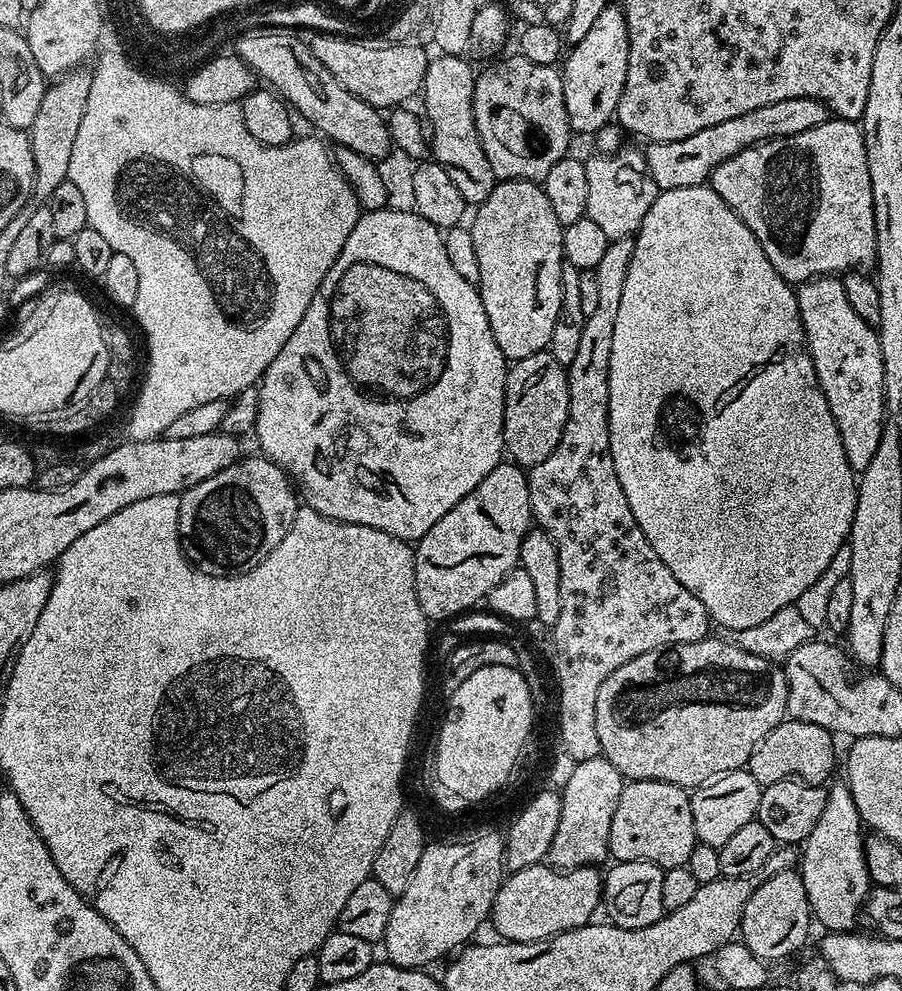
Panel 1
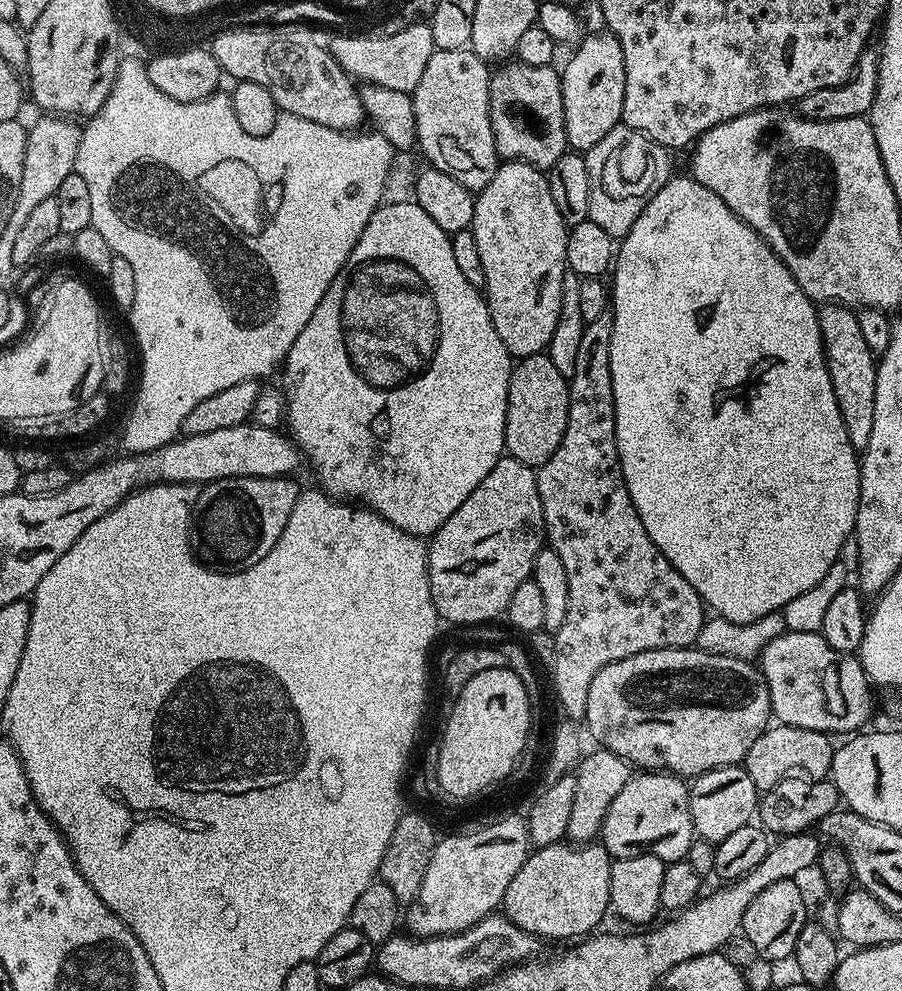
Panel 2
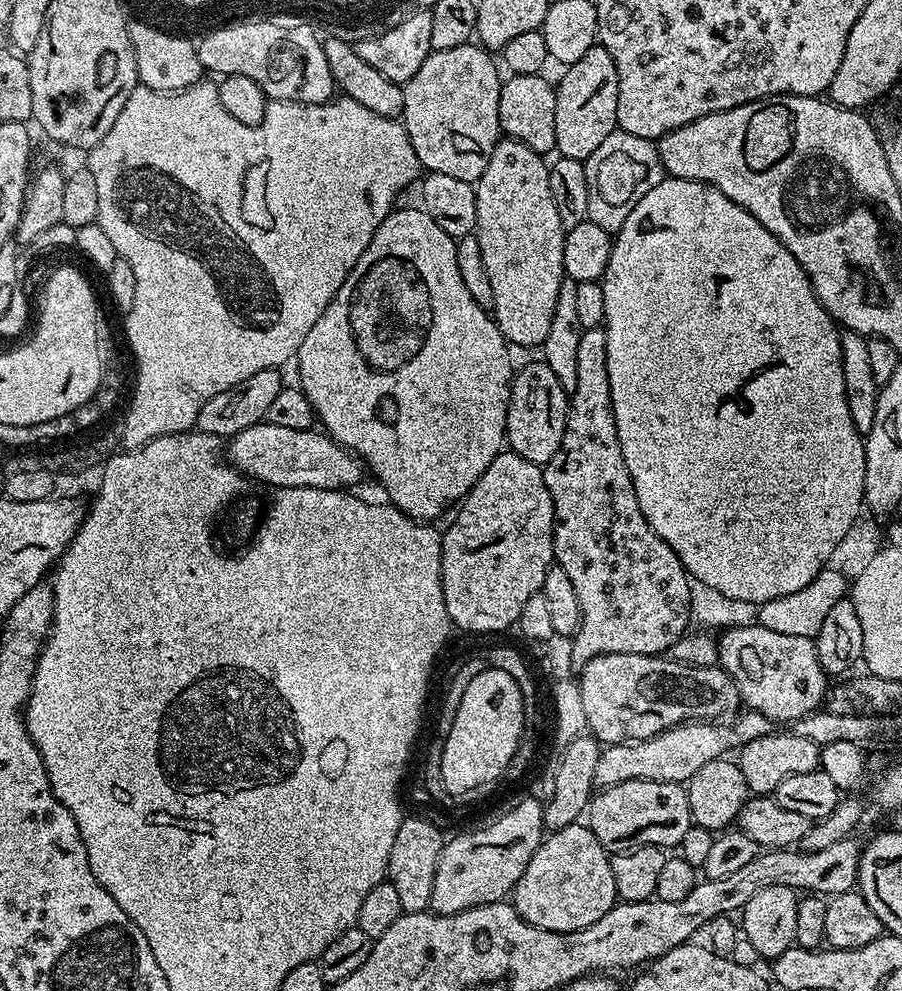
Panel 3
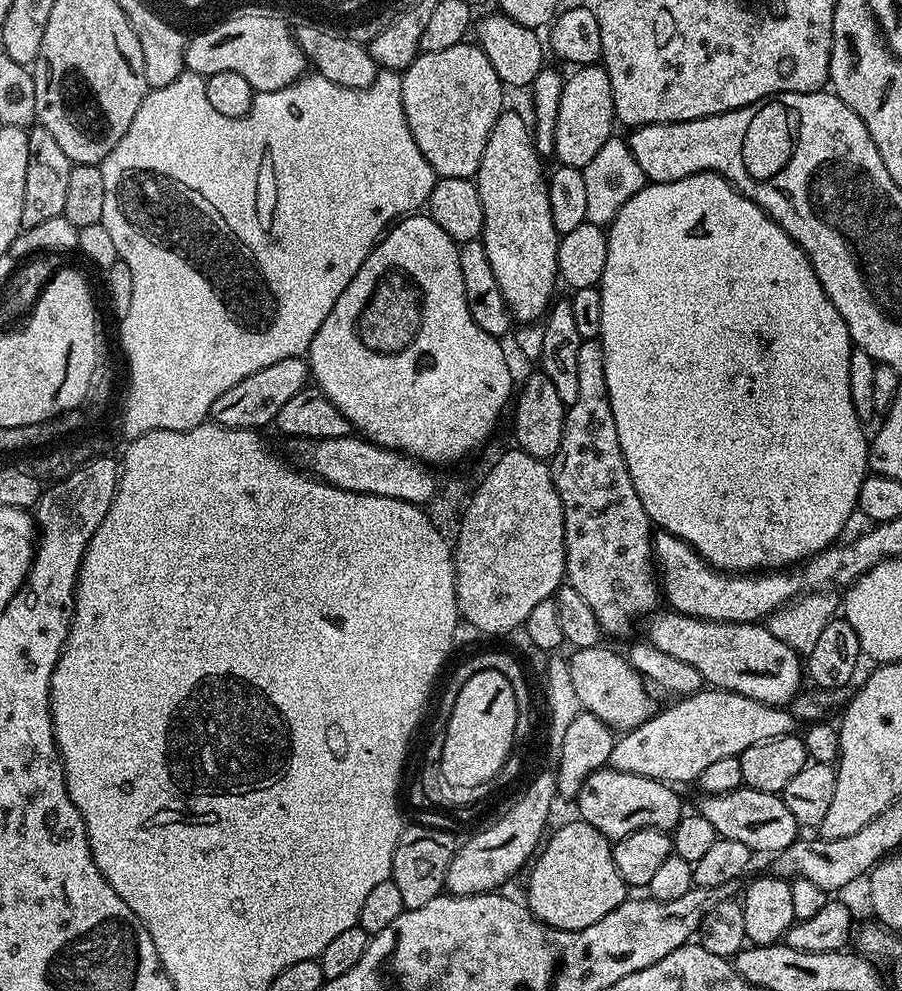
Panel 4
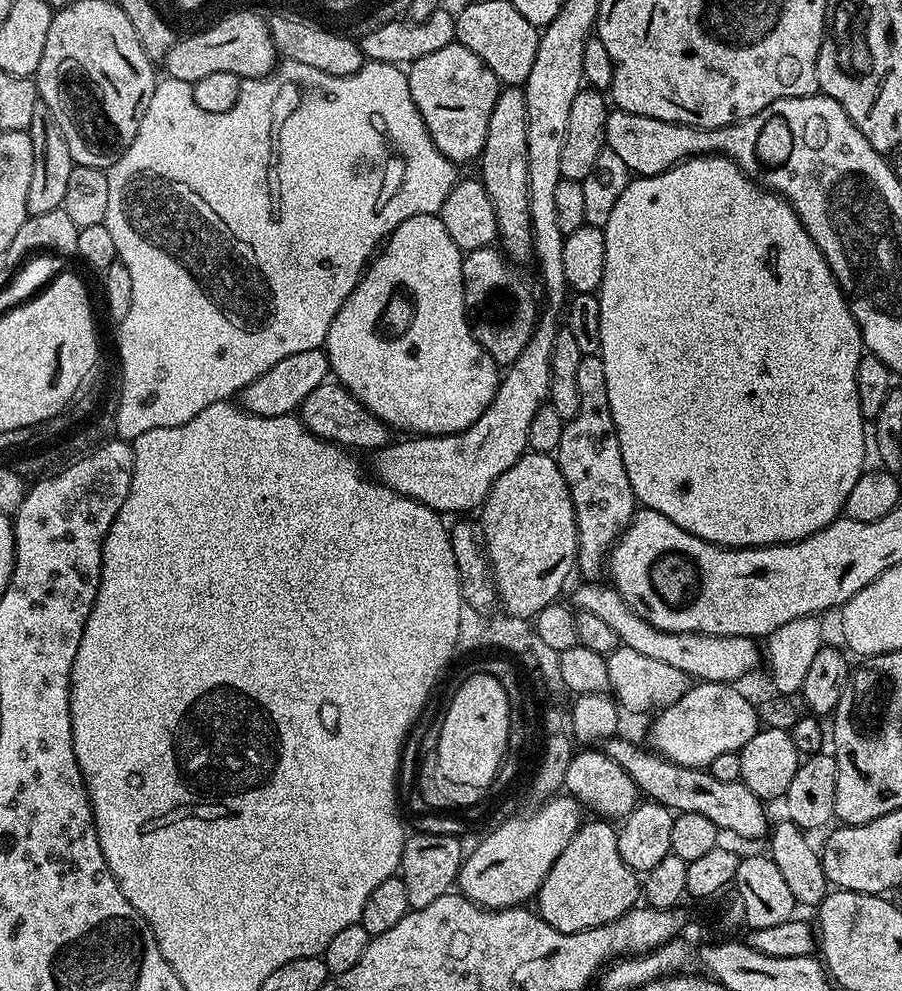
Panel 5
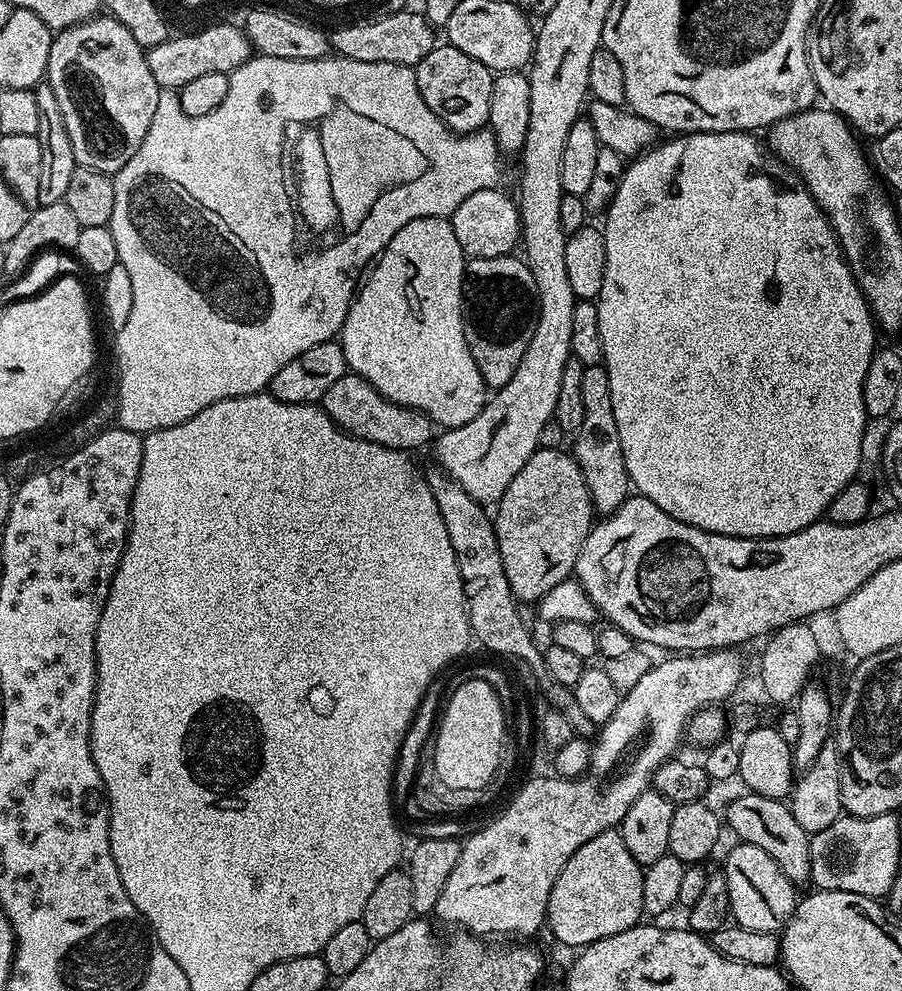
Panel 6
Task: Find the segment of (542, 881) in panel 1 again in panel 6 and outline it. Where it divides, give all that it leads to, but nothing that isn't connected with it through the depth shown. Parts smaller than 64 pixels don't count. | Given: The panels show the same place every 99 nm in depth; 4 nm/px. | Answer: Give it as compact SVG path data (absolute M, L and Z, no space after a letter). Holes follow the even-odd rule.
M608 828L602 834L598 834L594 838L590 838L590 842L586 842L586 846L578 846L578 850L574 850L574 854L570 854L570 862L566 862L566 866L562 866L562 874L558 874L558 882L554 882L554 890L550 890L550 898L548 899L548 915L546 917L547 931L552 931L552 936L560 944L569 944L575 950L583 949L585 946L610 938L614 934L622 934L622 930L630 930L636 924L641 923L642 917L645 915L644 903L642 902L642 878L644 877L644 868L634 858L634 854L630 854L630 850L626 850L626 842L622 842L622 834L616 828Z

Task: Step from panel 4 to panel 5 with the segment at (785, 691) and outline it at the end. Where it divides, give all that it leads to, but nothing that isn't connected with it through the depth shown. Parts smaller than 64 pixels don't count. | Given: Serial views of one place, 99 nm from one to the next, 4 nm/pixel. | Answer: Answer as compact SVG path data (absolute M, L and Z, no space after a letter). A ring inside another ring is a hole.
M580 582L573 594L571 603L579 611L595 614L602 618L610 630L614 630L617 641L623 647L636 651L638 654L646 654L649 658L655 658L657 662L667 662L677 670L682 670L689 678L695 678L703 682L709 680L715 684L735 682L747 672L757 671L756 664L760 658L756 653L757 641L751 636L707 636L697 632L663 632L650 622L638 618L634 610L626 606L623 598L616 593L615 588L600 582Z

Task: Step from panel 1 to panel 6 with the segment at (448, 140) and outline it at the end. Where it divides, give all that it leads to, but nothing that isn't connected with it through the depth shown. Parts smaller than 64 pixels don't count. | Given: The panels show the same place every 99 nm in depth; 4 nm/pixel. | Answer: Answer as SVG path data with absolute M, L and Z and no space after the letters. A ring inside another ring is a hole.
M447 42L430 50L420 64L415 65L418 90L422 94L422 102L438 114L440 121L452 131L458 133L479 132L487 125L490 114L490 90L494 79L493 72L478 58L470 58L470 54L462 54Z

